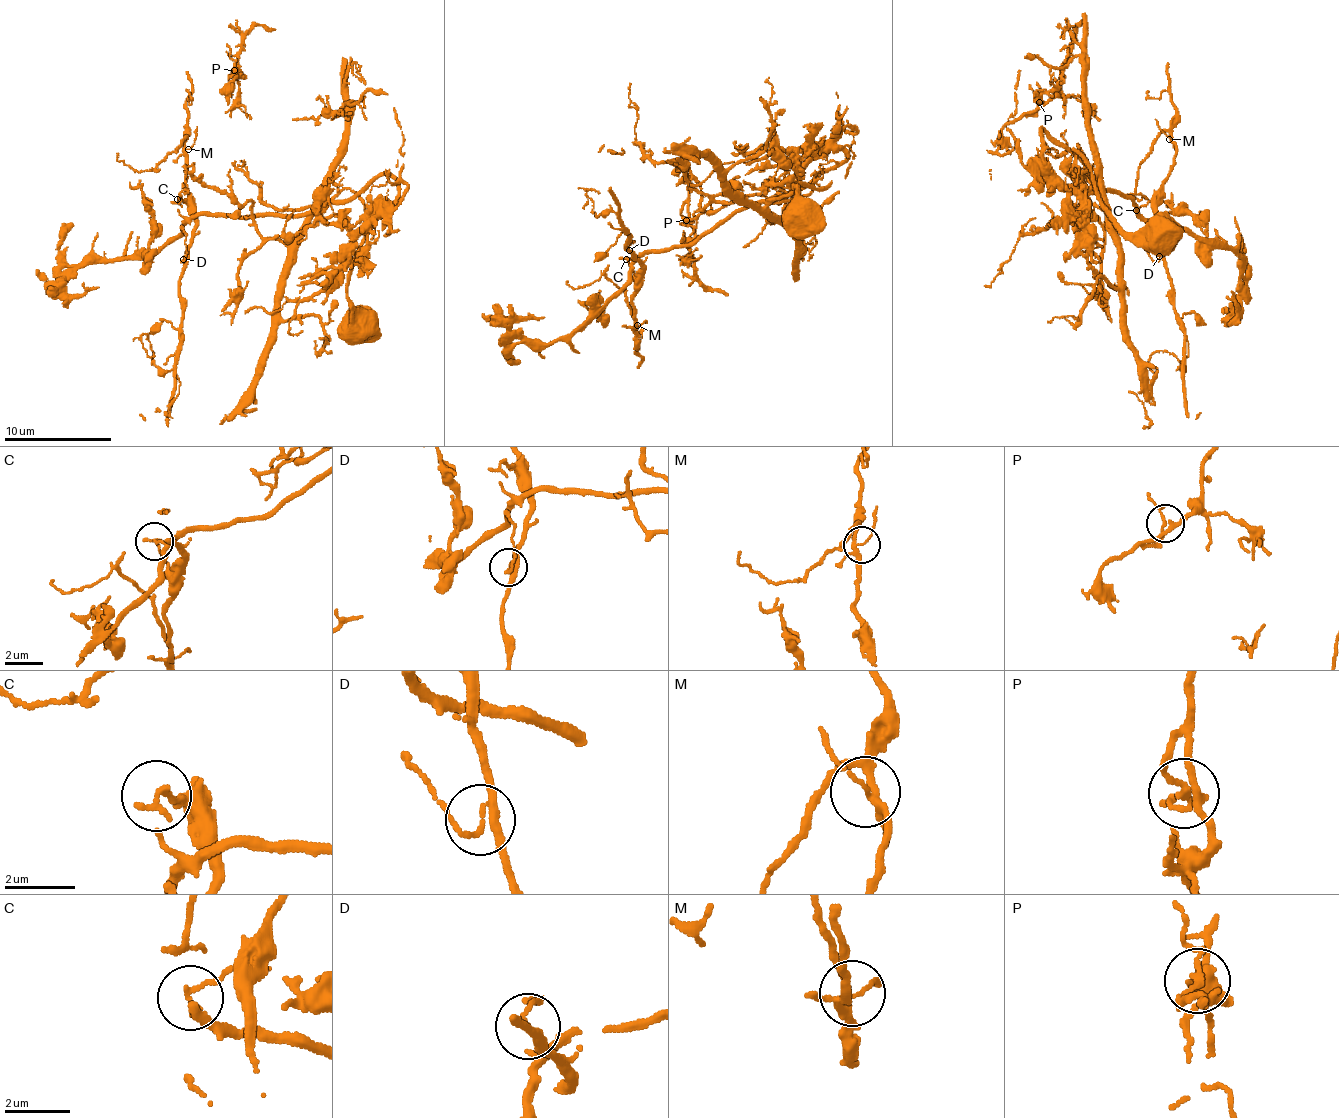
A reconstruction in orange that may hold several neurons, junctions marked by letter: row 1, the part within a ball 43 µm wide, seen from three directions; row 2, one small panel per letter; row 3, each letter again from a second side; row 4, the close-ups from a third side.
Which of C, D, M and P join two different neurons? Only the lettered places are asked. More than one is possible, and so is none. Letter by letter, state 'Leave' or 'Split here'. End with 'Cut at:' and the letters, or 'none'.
C: Split here
D: Leave
M: Leave
P: Leave
Cut at: C

